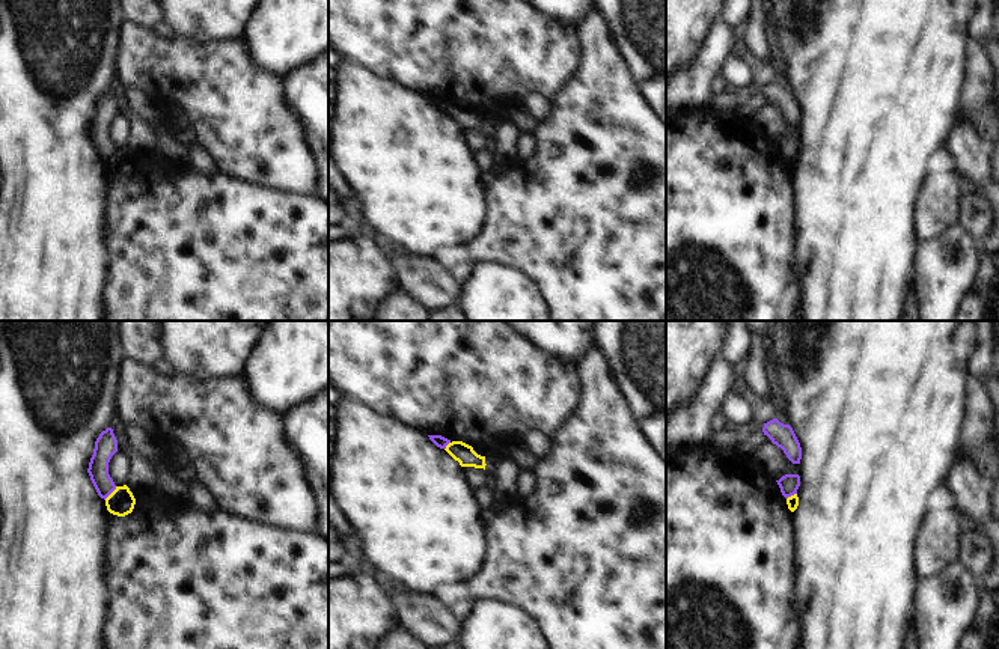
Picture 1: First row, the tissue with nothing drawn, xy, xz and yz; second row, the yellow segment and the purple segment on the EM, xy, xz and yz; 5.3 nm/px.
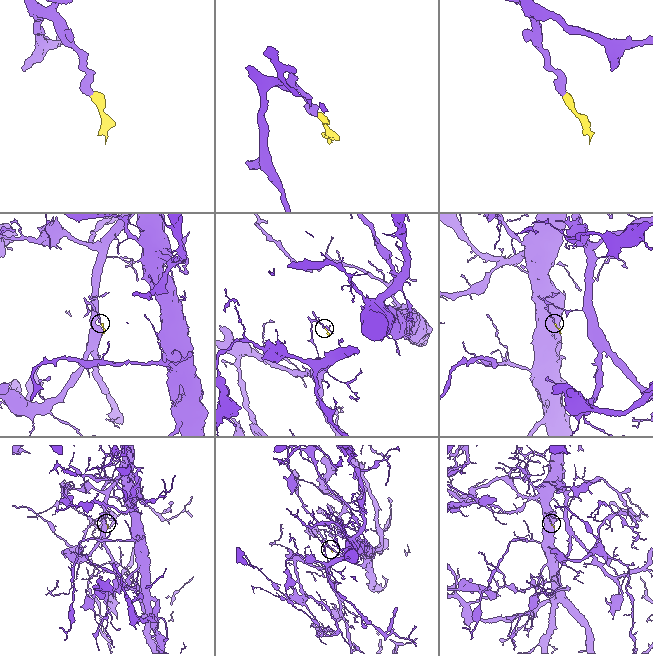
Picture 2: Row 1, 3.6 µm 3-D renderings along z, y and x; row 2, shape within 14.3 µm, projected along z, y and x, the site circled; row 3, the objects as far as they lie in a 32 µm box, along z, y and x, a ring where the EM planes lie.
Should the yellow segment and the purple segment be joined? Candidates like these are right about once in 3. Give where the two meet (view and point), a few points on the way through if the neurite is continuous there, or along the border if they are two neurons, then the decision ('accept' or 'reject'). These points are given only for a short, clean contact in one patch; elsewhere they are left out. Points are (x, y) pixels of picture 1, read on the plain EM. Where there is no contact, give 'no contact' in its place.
xy (112, 155) | along xy (116, 149), (104, 161) | reject

